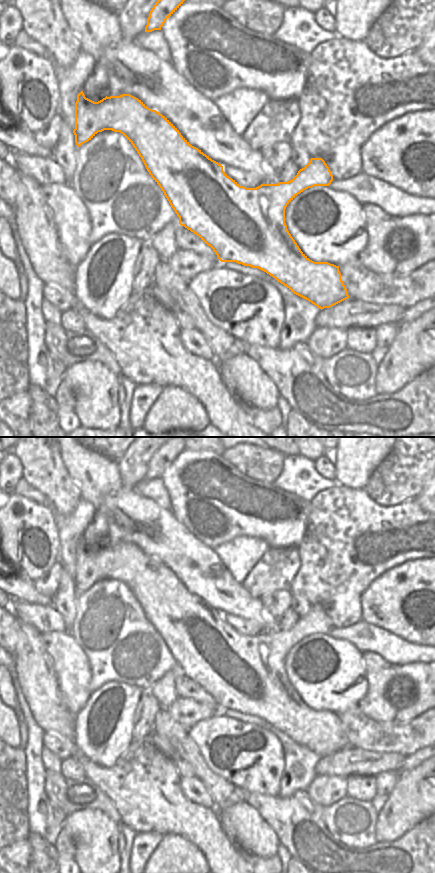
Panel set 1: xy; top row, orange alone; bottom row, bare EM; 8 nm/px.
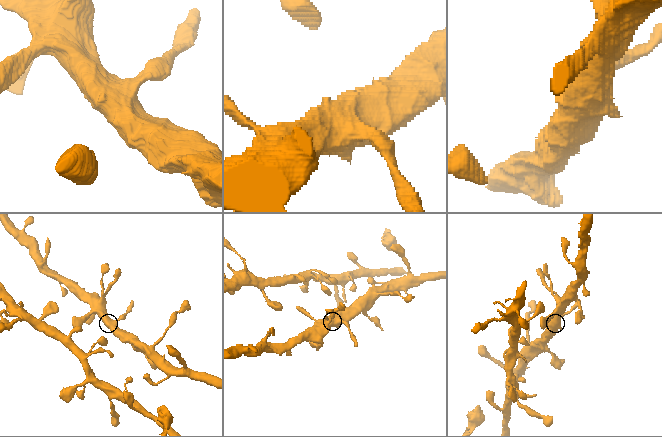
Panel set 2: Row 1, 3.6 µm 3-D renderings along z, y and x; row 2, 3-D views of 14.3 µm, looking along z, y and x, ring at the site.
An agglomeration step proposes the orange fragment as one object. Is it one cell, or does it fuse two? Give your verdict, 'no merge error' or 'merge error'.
no merge error

